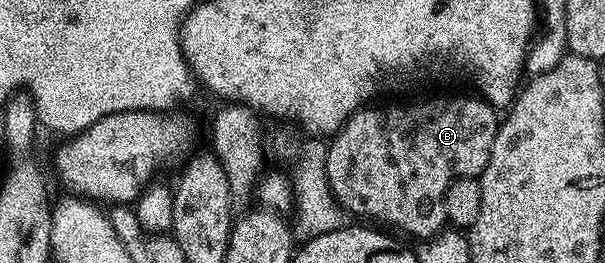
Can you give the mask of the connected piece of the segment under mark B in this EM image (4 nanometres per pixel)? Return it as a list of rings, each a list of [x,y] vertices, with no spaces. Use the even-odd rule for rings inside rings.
[[[475,94],[435,96],[432,100],[419,100],[416,104],[391,104],[388,108],[371,107],[375,106],[364,106],[352,112],[342,128],[330,137],[327,156],[322,157],[330,192],[340,209],[347,211],[348,208],[353,215],[364,216],[367,219],[364,221],[388,229],[396,228],[391,230],[430,241],[440,235],[448,223],[443,199],[449,186],[461,176],[478,178],[485,170],[493,150],[493,138],[497,138],[501,123],[500,113]]]

